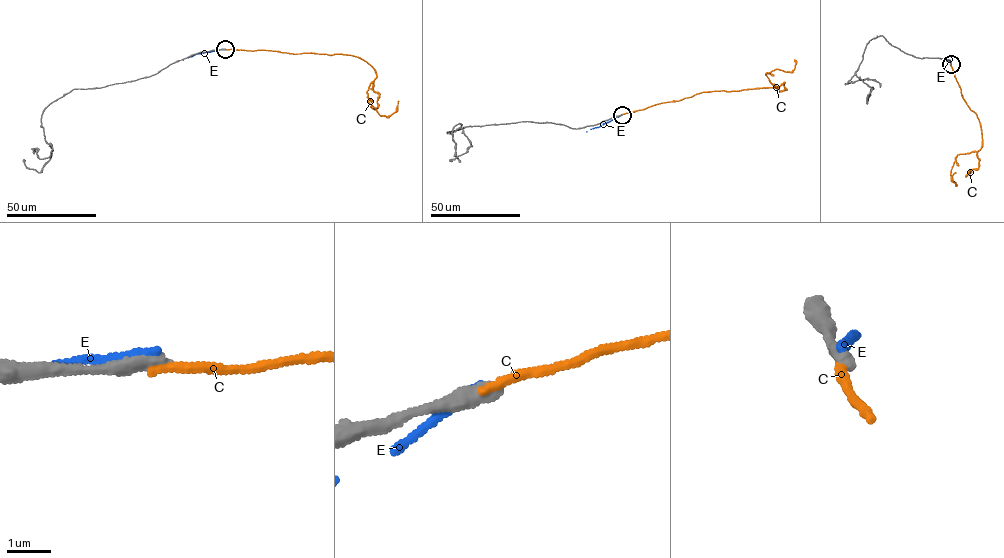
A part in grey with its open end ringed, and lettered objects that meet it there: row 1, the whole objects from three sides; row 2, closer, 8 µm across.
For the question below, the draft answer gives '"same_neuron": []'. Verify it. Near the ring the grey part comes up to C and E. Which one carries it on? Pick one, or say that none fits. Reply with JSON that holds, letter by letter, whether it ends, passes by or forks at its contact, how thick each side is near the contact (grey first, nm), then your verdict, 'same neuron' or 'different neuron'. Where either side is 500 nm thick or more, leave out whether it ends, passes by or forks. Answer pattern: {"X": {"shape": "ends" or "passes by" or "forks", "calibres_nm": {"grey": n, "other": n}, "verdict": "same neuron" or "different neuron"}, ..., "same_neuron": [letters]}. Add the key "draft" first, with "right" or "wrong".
{"draft": "right", "C": {"shape": "ends", "calibres_nm": {"grey": 400, "other": 200}, "verdict": "different neuron"}, "E": {"shape": "ends", "calibres_nm": {"grey": 440, "other": 260}, "verdict": "different neuron"}, "same_neuron": []}

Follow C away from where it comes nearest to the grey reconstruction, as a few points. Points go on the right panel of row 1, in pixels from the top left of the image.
C: (950, 64), (980, 123), (982, 139), (980, 149), (958, 154), (950, 171), (956, 185), (956, 172)

